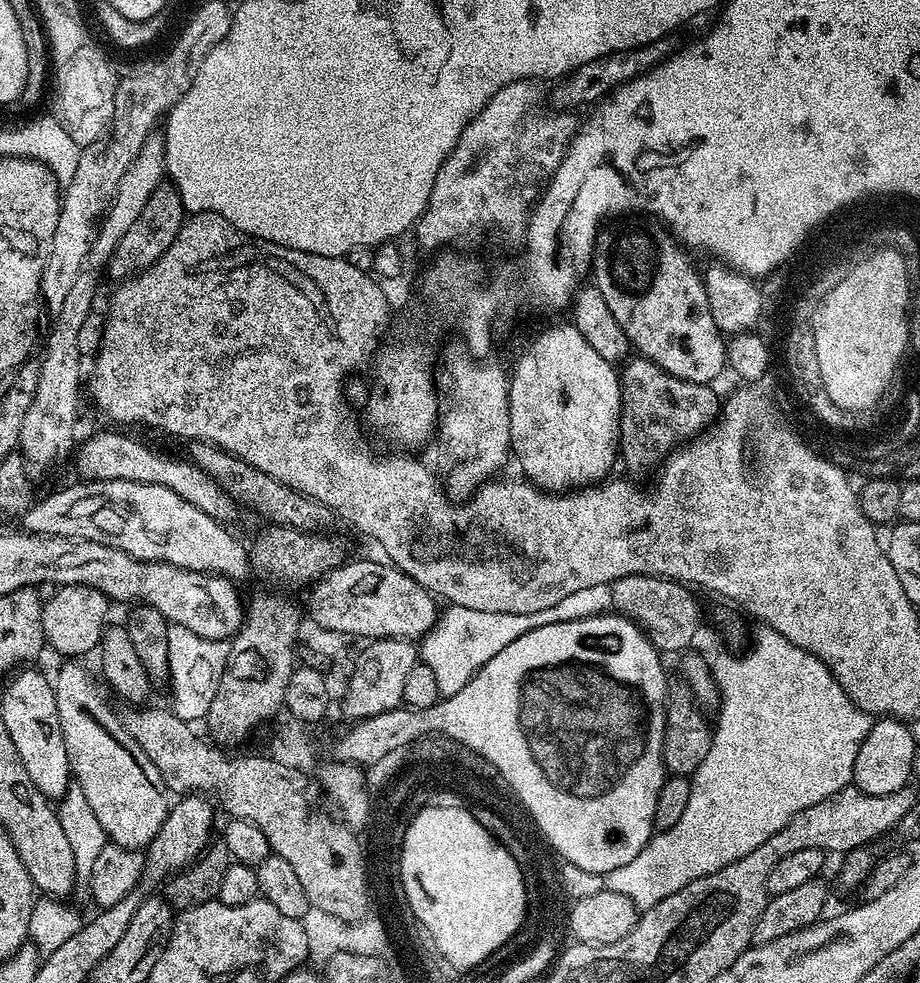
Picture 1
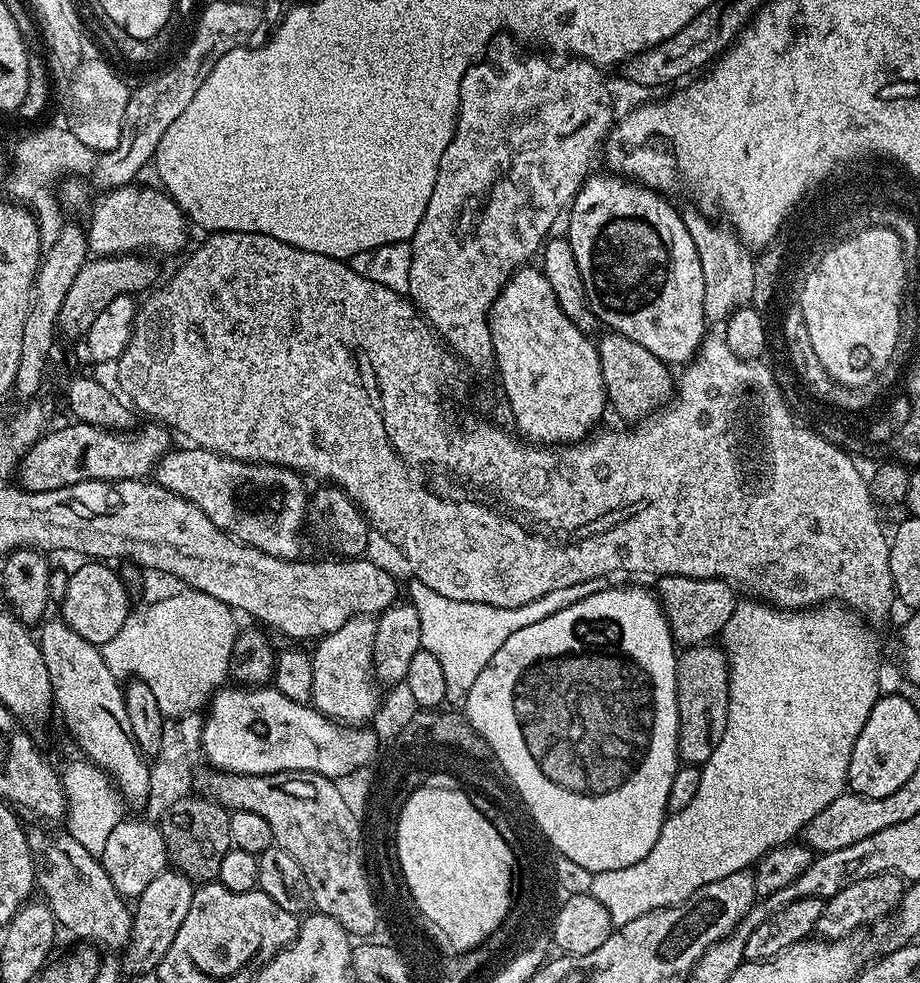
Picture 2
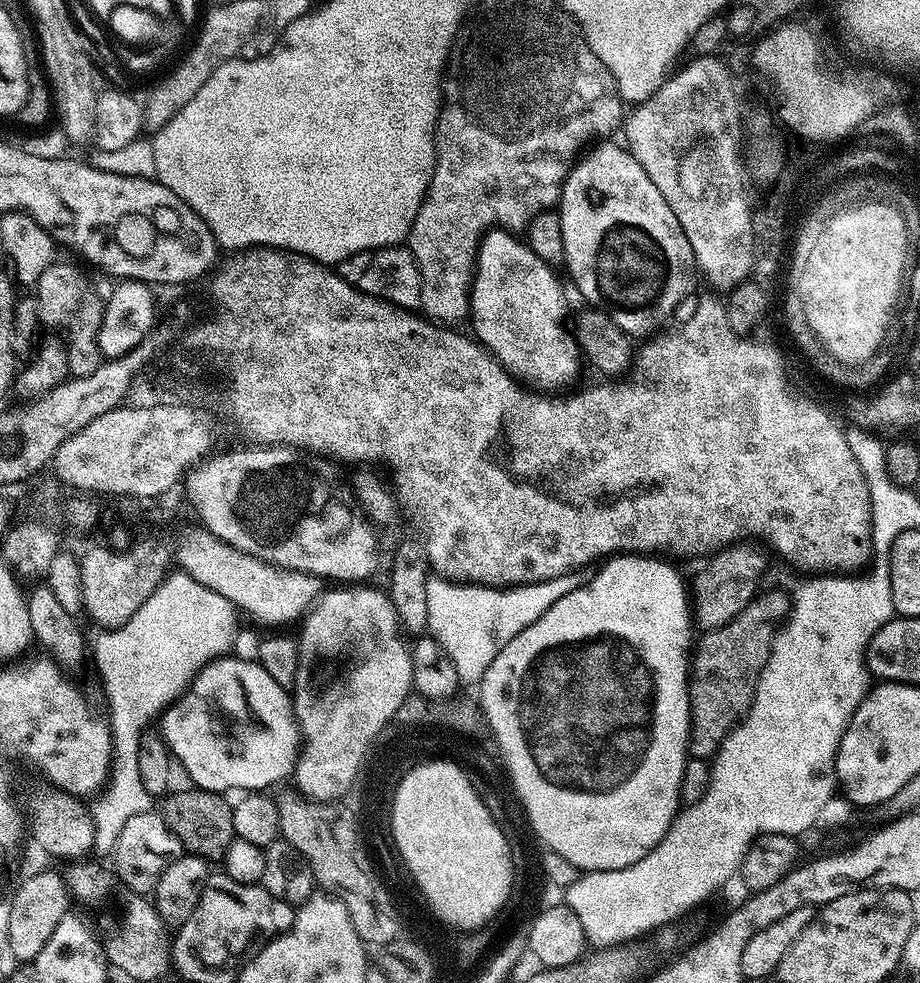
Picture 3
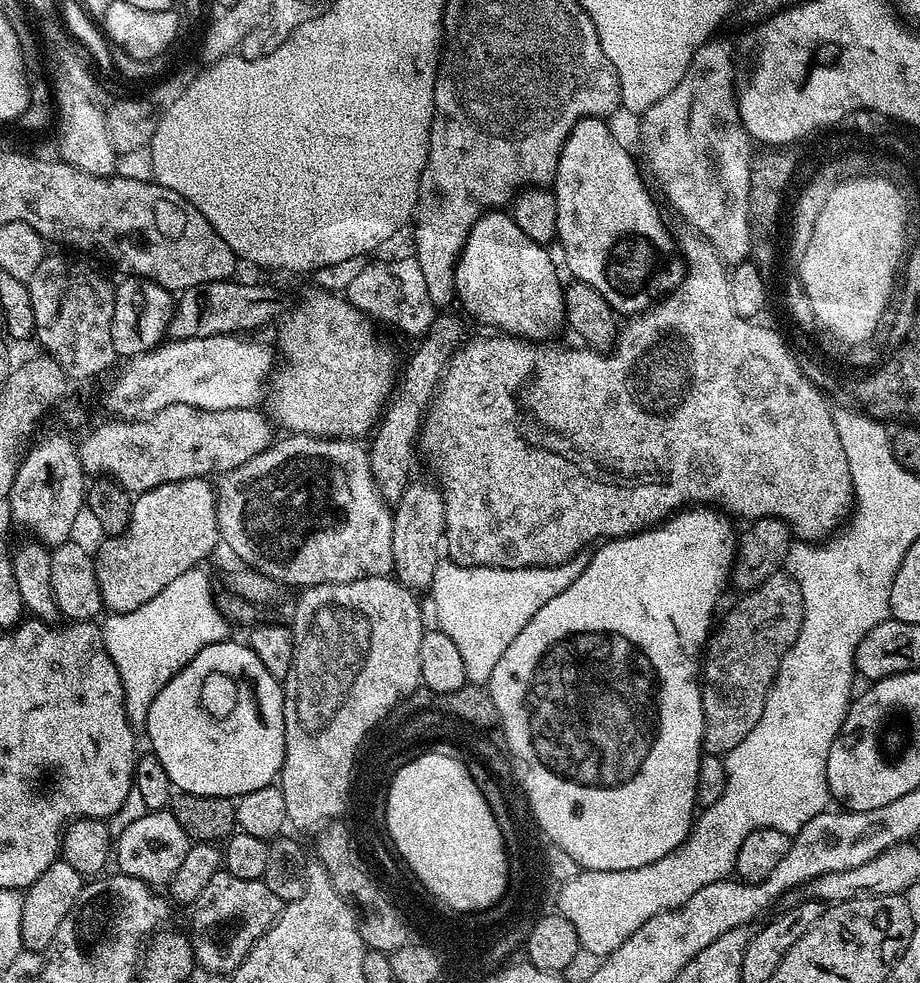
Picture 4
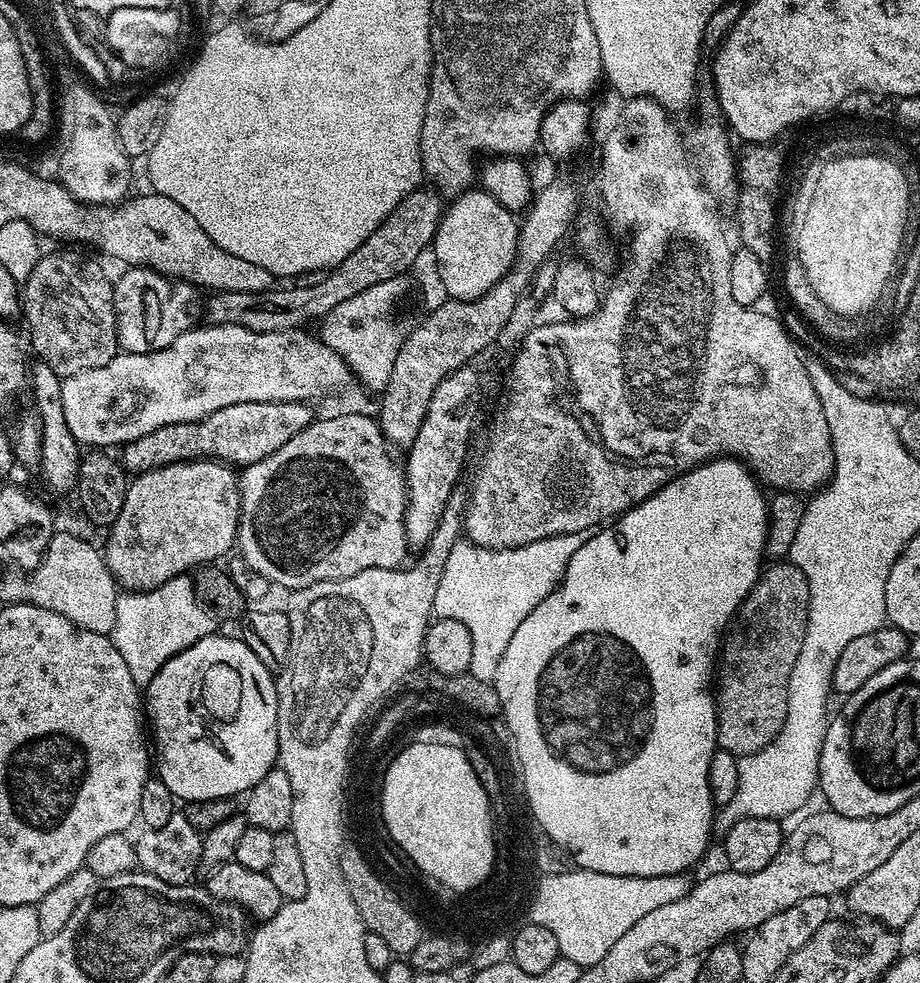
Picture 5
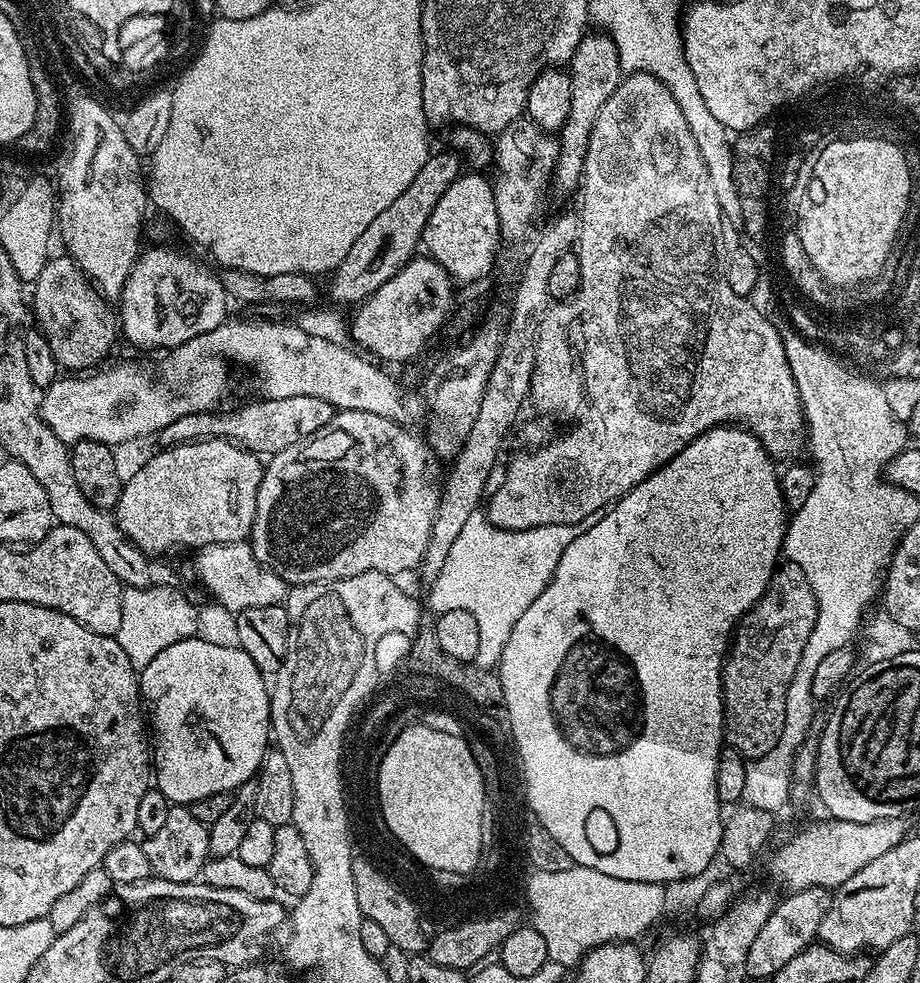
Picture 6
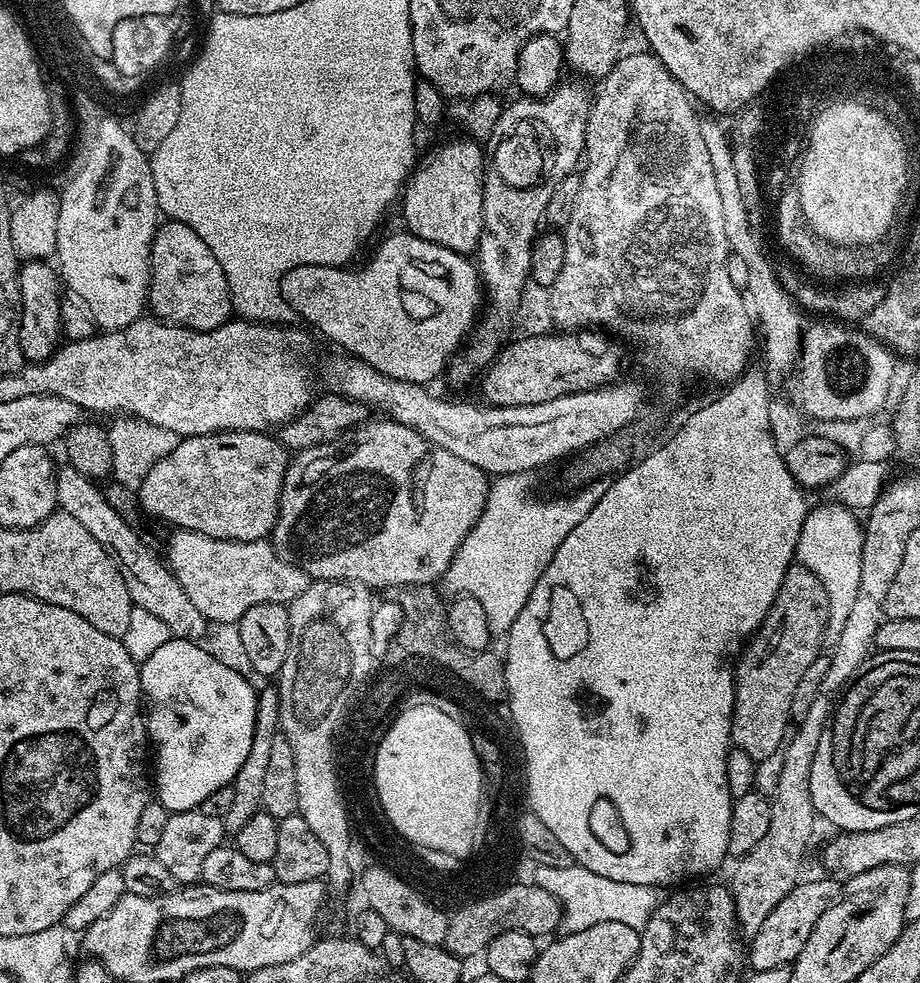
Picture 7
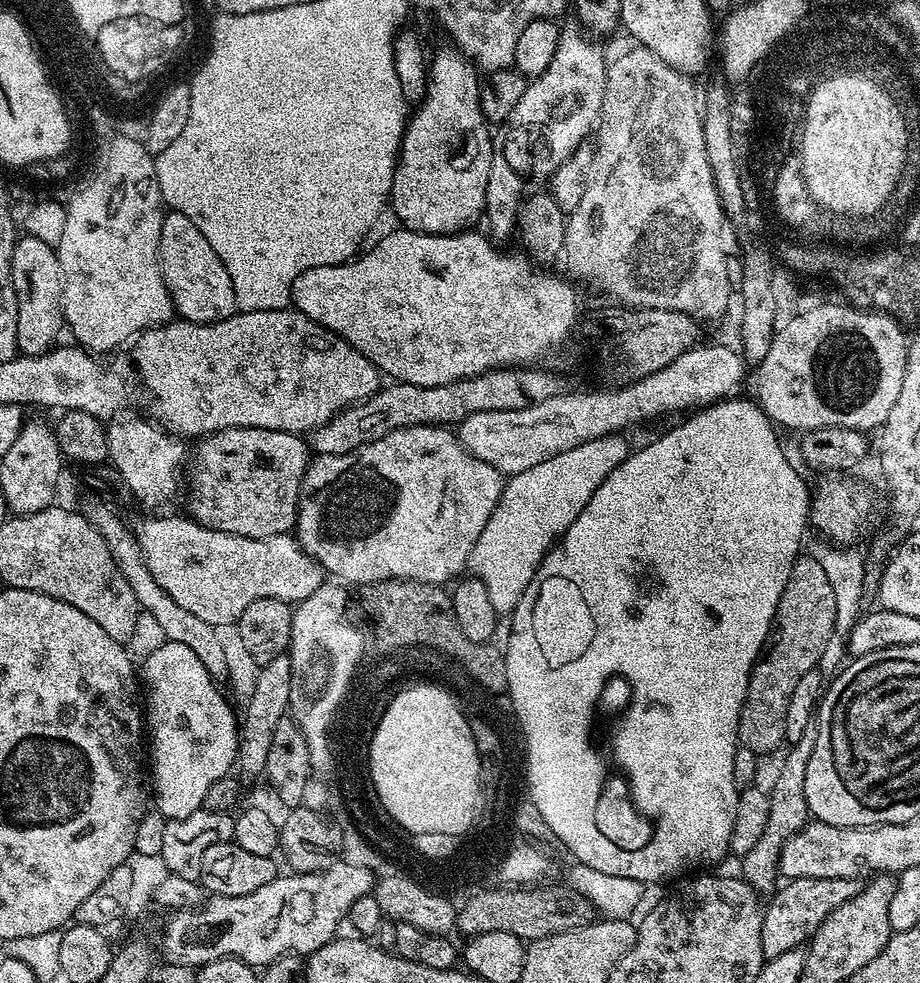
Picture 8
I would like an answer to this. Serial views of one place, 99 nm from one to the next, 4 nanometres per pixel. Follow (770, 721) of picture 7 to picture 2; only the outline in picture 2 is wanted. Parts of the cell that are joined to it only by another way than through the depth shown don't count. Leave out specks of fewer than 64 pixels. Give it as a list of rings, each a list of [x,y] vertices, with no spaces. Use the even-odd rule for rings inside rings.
[[[715,643],[693,644],[685,647],[676,658],[676,697],[680,711],[678,750],[680,759],[688,766],[703,766],[718,750],[726,730],[730,690],[728,666],[730,657],[723,647]]]

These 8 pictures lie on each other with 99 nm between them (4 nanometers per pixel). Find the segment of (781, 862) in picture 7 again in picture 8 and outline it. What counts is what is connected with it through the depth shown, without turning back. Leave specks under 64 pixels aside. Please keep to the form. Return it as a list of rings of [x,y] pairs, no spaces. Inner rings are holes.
[[[815,721],[808,723],[805,733],[798,742],[787,749],[786,762],[781,769],[779,779],[776,779],[772,792],[768,793],[770,818],[766,821],[766,830],[762,838],[758,838],[754,850],[750,850],[742,857],[743,879],[747,880],[749,886],[756,889],[757,893],[768,894],[777,887],[780,876],[780,848],[786,846],[791,836],[798,834],[804,829],[804,825],[809,823],[810,813],[806,802],[806,767],[810,762],[810,754],[814,752],[814,744],[817,742],[816,725]]]

